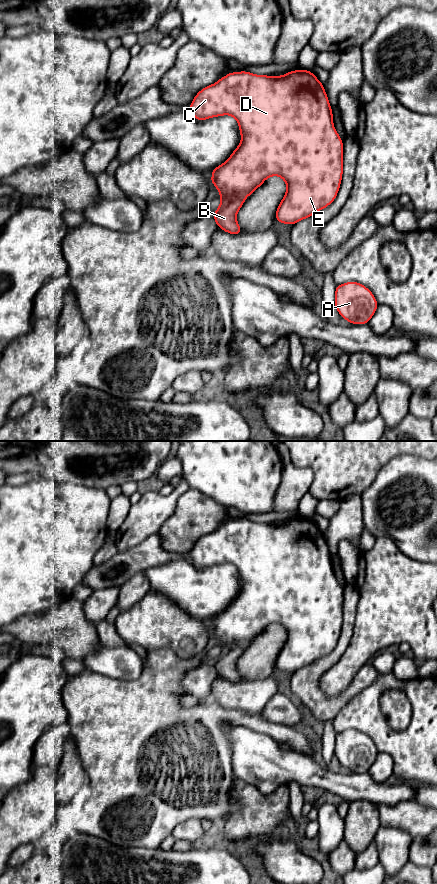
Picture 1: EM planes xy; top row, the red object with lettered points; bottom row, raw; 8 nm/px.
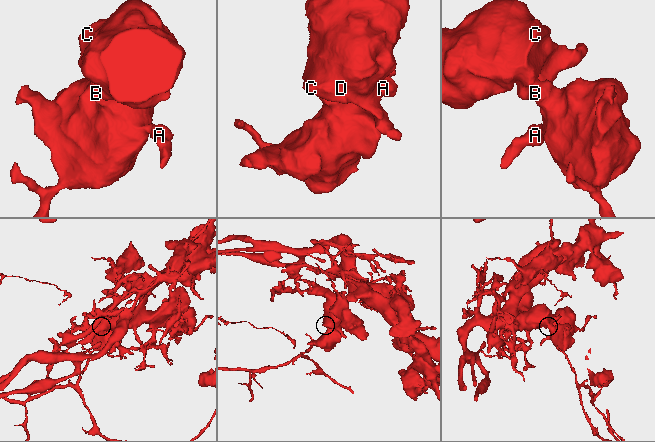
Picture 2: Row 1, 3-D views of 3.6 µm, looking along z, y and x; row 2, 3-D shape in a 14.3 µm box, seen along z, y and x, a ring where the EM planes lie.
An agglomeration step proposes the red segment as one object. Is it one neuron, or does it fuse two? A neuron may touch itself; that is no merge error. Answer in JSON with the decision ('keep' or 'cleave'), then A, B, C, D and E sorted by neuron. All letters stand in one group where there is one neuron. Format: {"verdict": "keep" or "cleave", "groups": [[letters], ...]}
{"verdict": "cleave", "groups": [["A", "B"], ["C", "D", "E"]]}

